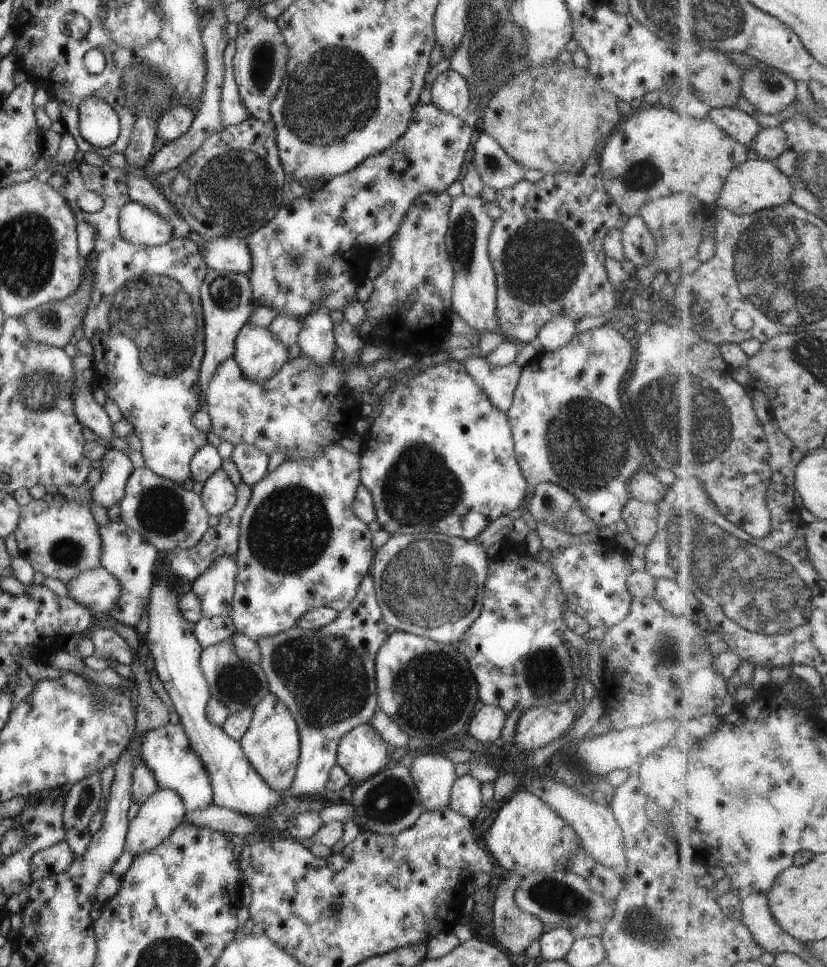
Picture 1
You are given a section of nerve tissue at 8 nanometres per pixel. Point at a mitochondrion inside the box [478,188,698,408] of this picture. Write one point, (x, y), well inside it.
(533, 271)

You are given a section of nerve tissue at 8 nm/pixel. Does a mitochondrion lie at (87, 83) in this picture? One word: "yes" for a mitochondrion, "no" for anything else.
no

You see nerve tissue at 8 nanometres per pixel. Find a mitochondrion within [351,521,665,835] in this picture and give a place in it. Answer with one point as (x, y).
(427, 585)

